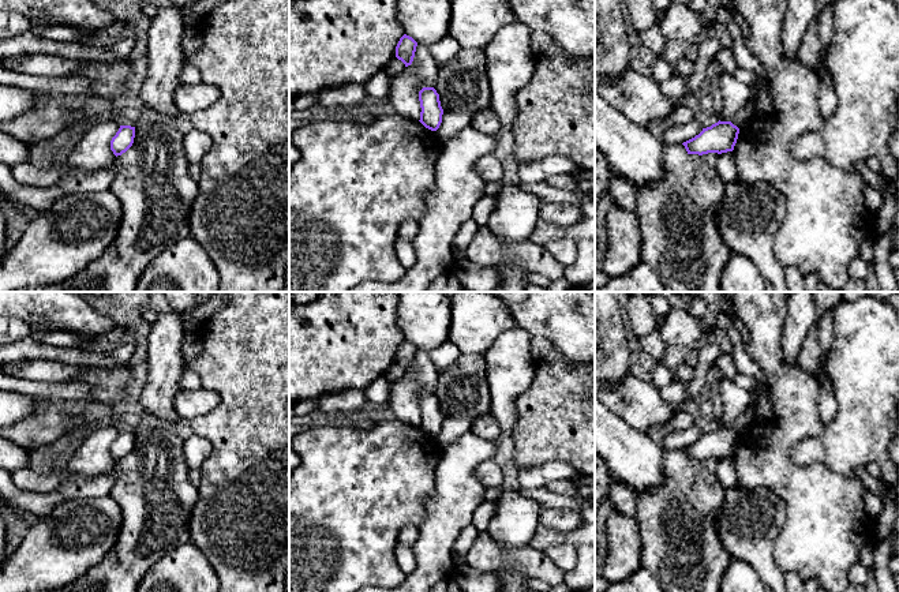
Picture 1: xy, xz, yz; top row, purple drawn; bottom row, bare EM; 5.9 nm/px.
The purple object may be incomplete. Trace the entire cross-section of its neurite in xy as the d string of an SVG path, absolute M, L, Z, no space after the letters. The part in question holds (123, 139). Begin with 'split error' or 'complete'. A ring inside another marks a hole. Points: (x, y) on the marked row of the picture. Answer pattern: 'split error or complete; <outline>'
complete; M120 125L119 131L110 140L110 150L116 157L121 156L132 146L134 138L135 138L135 127Z

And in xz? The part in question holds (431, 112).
complete; M423 87L419 91L420 101L420 123L431 130L437 131L442 123L443 109L441 106L439 94L434 87Z

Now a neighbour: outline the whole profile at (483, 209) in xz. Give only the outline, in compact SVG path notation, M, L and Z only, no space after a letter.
M484 195L473 207L472 218L479 226L487 226L491 213L495 209L495 198Z

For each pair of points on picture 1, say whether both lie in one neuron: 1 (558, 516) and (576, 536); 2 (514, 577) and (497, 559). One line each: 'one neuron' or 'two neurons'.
1: two neurons
2: two neurons

